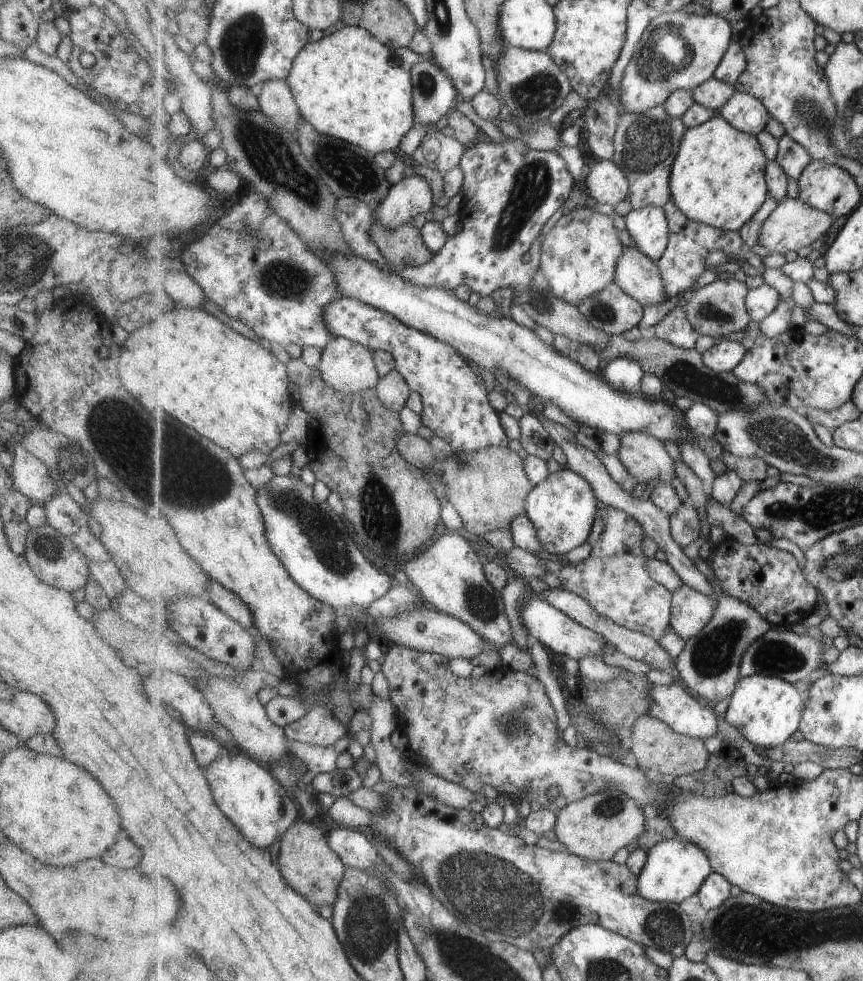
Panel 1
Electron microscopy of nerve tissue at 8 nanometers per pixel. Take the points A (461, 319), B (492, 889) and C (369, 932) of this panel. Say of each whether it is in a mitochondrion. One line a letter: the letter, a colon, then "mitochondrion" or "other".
A: other
B: mitochondrion
C: mitochondrion

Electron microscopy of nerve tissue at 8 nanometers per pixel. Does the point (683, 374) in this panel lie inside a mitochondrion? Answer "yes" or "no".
yes

